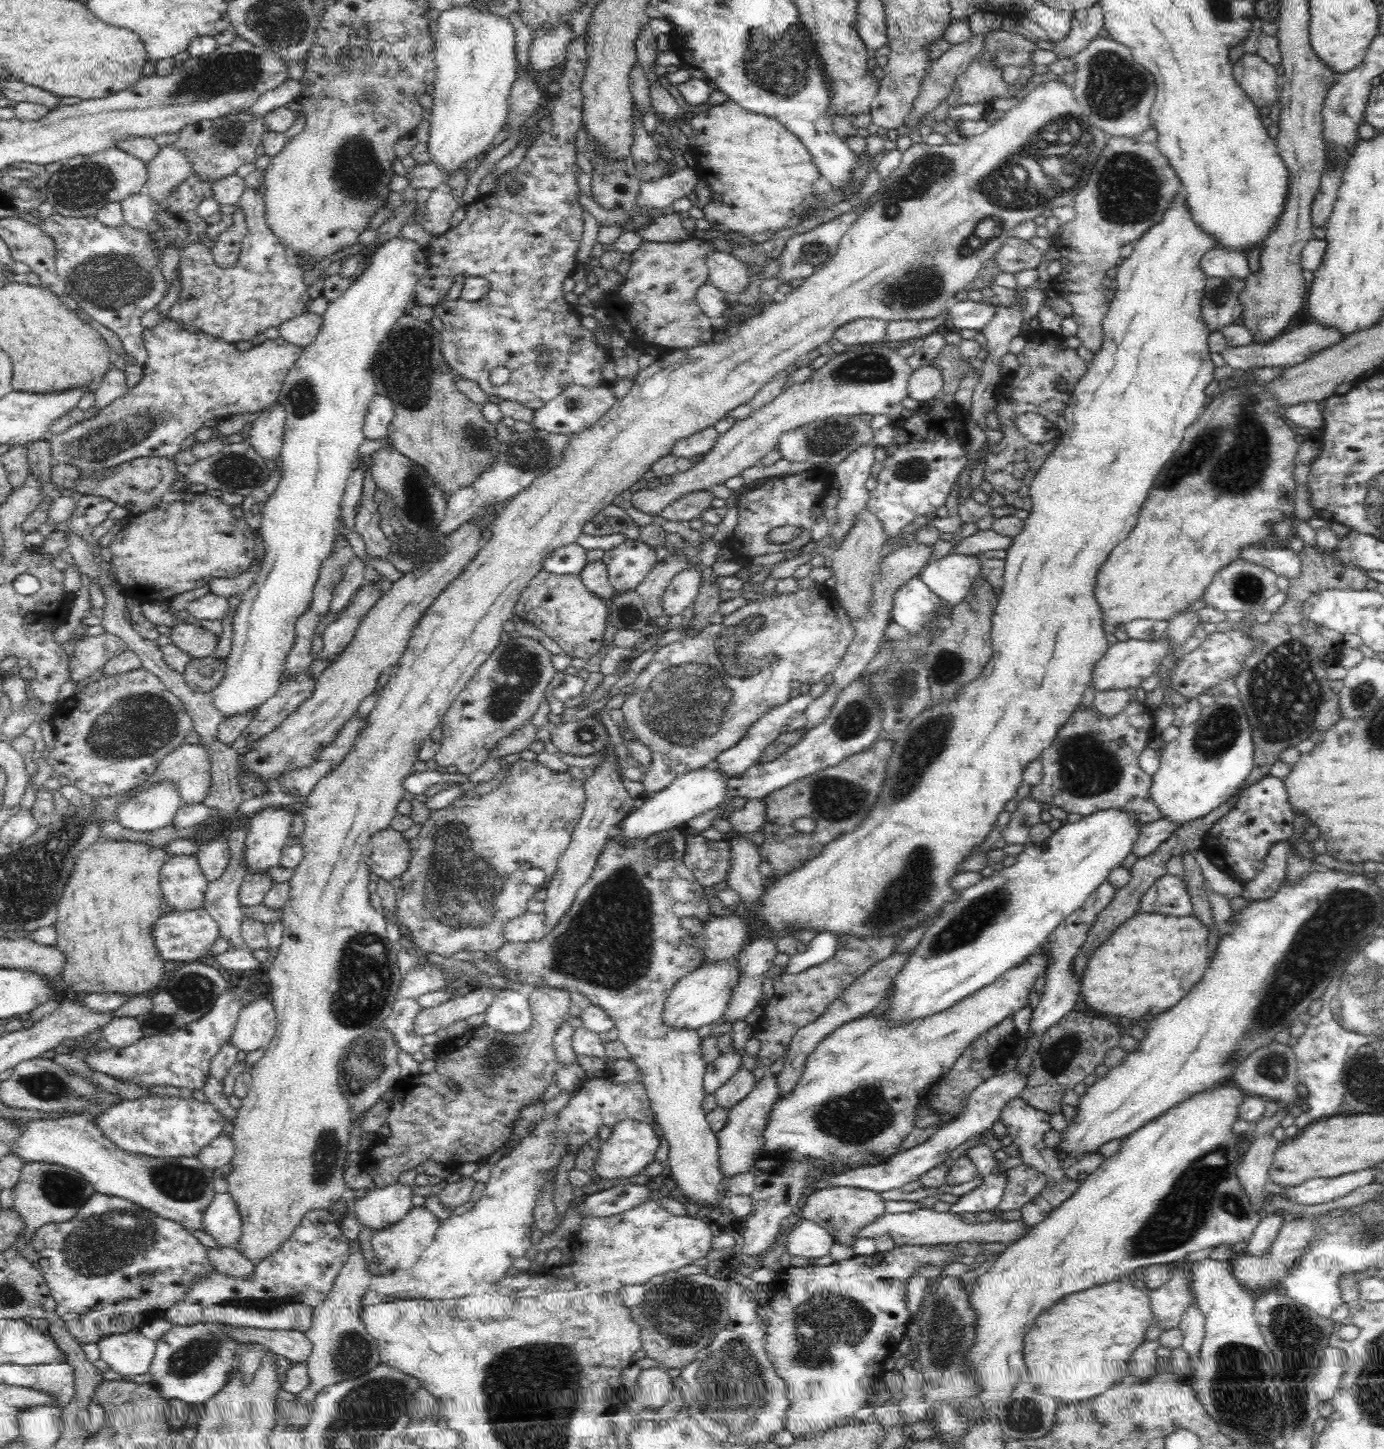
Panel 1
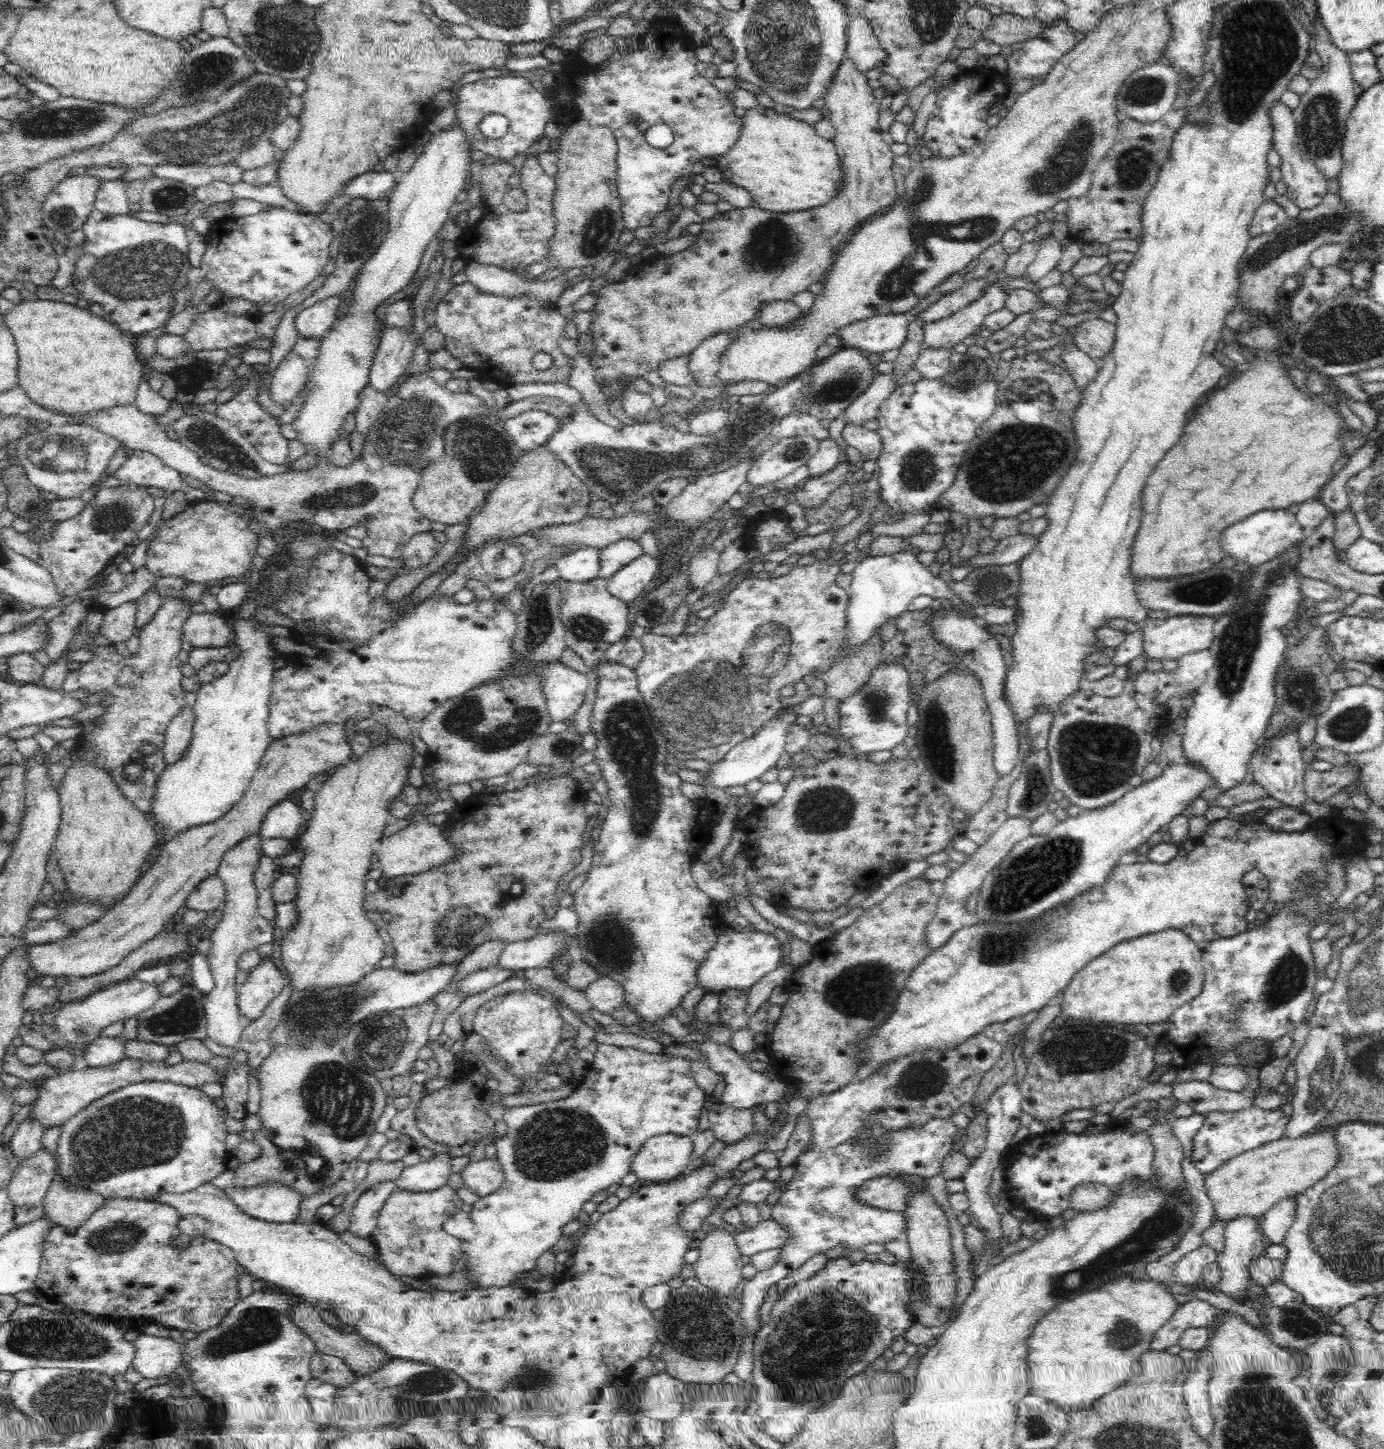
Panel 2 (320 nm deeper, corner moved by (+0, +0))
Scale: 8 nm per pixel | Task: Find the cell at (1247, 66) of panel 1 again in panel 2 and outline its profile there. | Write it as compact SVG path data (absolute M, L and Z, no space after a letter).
M1278 103L1269 110L1273 122L1274 136L1273 148L1281 156L1281 180L1286 184L1286 196L1301 211L1305 211L1322 203L1322 200L1329 194L1327 178L1316 168L1311 158L1308 158L1296 143L1296 129L1294 128L1294 117L1292 109L1284 103Z

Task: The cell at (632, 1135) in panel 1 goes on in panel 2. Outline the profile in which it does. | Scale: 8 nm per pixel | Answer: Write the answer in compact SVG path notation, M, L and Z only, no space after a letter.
M663 1134L645 1142L640 1154L634 1158L631 1170L640 1180L660 1183L675 1180L691 1161L693 1142L690 1136Z

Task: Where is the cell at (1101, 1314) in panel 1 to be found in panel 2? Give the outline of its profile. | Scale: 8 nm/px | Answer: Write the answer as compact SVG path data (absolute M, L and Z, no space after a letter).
M1132 1275L1113 1280L1118 1282L1104 1284L1098 1290L1061 1302L1036 1324L1032 1336L1027 1340L1029 1394L1042 1397L1066 1412L1084 1410L1100 1396L1116 1390L1118 1386L1130 1380L1130 1378L1120 1378L1120 1370L1128 1372L1134 1368L1141 1368L1141 1356L1151 1350L1150 1345L1156 1331L1174 1316L1180 1303L1177 1302L1174 1294L1167 1290L1164 1281L1133 1279Z

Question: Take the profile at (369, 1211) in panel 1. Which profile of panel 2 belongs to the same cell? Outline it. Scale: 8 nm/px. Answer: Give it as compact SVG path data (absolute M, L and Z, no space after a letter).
M434 1154L428 1160L406 1167L395 1180L396 1188L412 1192L428 1192L448 1185L448 1178L454 1173L451 1170L453 1159L454 1157L449 1154Z

